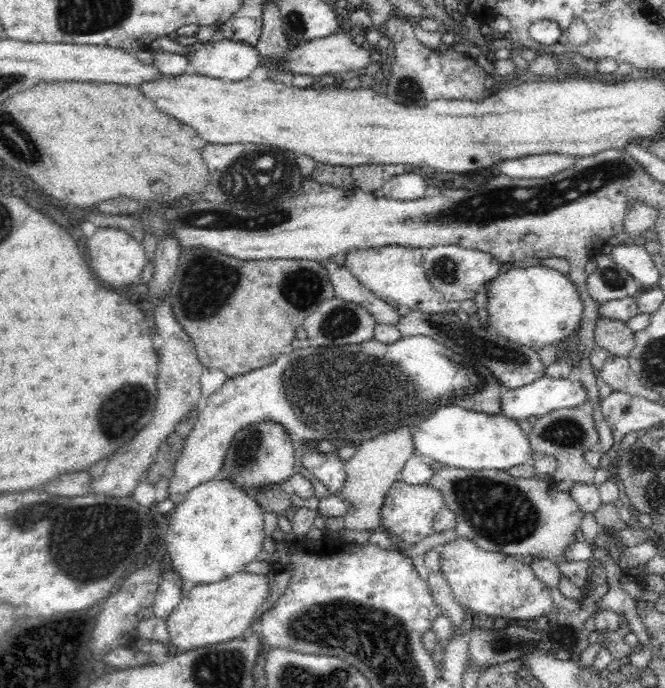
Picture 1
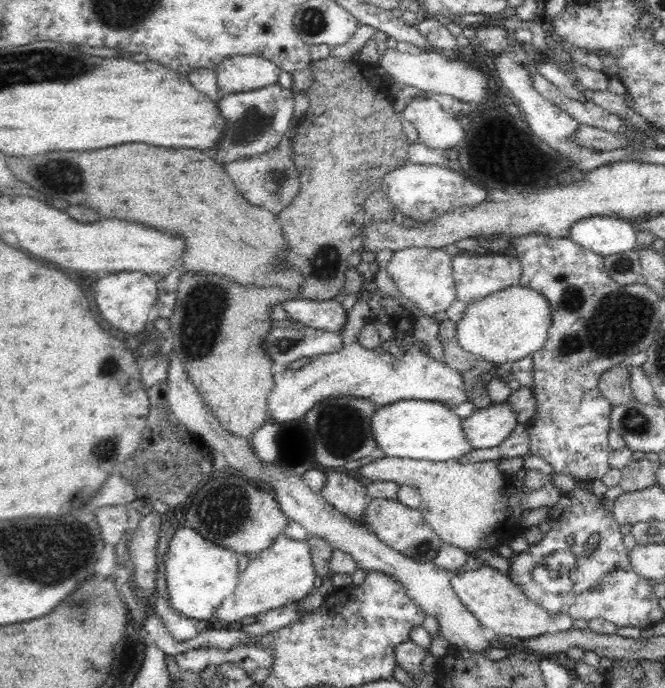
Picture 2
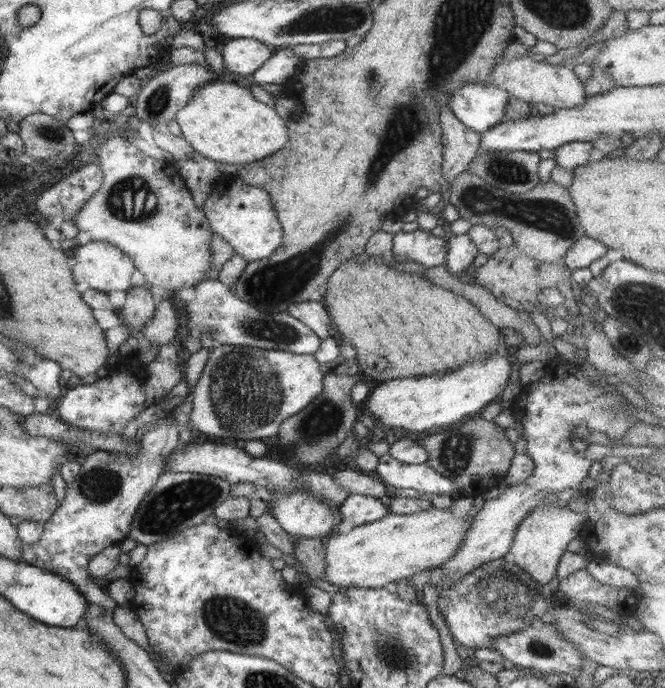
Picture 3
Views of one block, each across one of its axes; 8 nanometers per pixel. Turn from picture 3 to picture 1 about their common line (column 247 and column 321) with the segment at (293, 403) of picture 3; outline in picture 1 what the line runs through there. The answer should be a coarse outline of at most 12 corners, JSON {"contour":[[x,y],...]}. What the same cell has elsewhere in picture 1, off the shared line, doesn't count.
{"contour":[[424,335],[303,345],[206,400],[169,479],[235,434],[368,440],[434,408],[500,413],[492,372]]}

